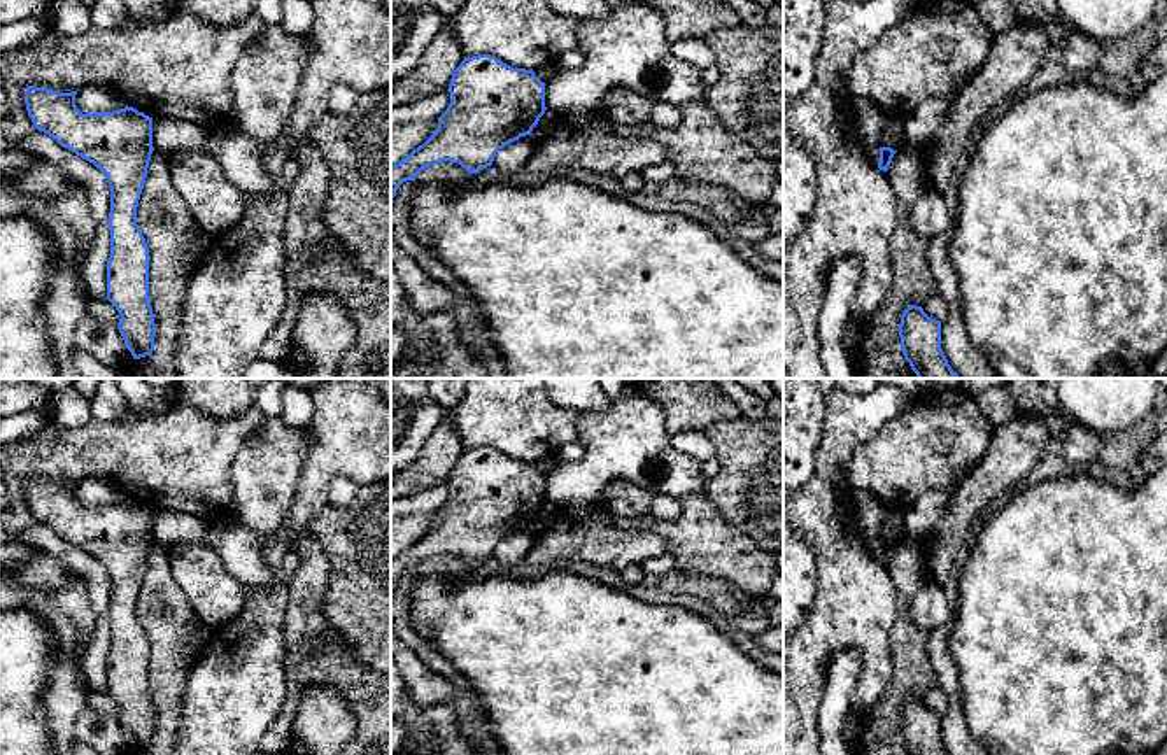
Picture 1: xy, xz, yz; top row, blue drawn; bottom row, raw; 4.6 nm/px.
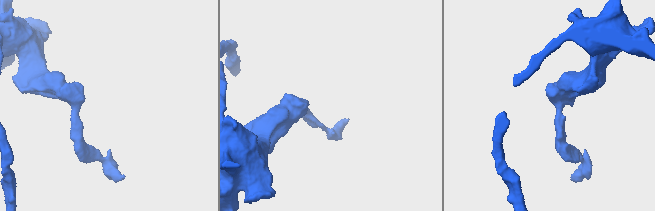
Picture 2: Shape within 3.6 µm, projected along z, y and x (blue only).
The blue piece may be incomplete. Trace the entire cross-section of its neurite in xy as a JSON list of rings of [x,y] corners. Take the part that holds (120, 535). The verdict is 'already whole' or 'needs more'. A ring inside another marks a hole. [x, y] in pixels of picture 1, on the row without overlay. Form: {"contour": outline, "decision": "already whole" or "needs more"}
{"contour": [[[28,478],[25,496],[33,519],[100,561],[110,580],[110,650],[107,692],[121,708],[117,722],[133,751],[154,743],[149,690],[149,639],[137,617],[152,540],[152,510],[133,499],[82,506],[75,487]]], "decision": "already whole"}

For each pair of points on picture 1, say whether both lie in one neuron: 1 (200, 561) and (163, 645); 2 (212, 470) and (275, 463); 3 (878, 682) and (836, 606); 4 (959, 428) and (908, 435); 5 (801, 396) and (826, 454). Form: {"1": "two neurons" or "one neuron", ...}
{"1": "two neurons", "2": "two neurons", "3": "one neuron", "4": "one neuron", "5": "two neurons"}

